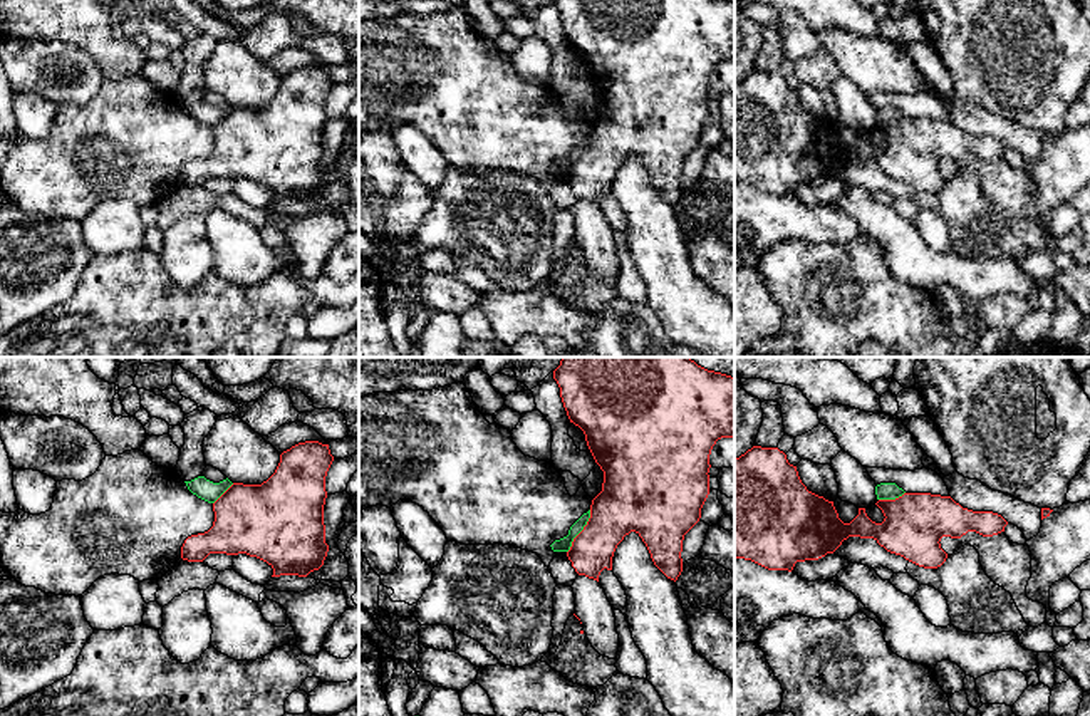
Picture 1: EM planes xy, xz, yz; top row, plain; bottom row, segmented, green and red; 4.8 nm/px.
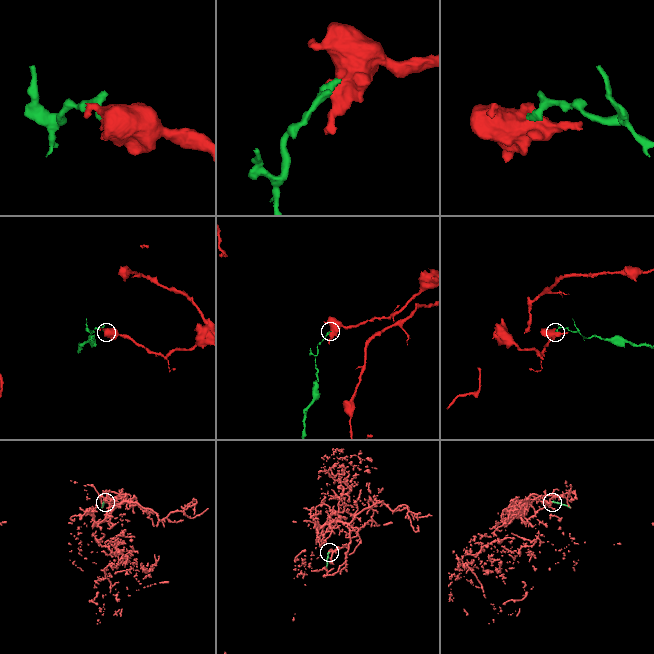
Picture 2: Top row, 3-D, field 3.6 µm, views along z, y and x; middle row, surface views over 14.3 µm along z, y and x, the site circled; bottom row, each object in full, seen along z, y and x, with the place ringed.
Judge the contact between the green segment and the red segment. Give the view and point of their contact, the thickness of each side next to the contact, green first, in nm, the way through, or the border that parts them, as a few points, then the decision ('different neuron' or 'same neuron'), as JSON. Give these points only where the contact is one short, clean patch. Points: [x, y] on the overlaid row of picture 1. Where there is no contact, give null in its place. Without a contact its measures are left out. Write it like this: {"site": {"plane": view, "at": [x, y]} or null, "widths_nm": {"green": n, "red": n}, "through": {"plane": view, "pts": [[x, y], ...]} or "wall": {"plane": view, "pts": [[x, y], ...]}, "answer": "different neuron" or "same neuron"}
{"site": {"plane": "xz", "at": [581, 530]}, "widths_nm": {"green": 70, "red": 260}, "wall": {"plane": "xz", "pts": [[591, 510], [587, 524], [567, 552]]}, "answer": "different neuron"}

